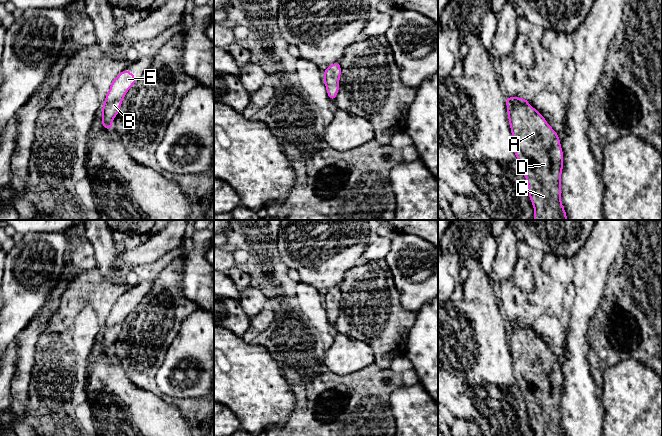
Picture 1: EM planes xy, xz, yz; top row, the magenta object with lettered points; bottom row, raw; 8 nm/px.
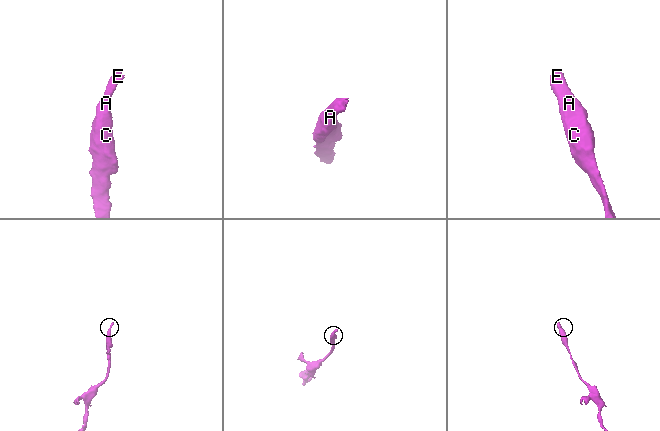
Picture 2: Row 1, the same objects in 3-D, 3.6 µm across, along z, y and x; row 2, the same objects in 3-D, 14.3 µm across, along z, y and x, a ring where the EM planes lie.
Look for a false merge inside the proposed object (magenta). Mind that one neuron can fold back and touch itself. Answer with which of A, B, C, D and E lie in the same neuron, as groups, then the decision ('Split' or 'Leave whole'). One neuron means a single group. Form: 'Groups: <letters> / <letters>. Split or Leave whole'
Groups: A B C D E. Leave whole

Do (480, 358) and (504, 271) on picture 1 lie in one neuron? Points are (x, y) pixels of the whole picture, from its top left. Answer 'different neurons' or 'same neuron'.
different neurons

